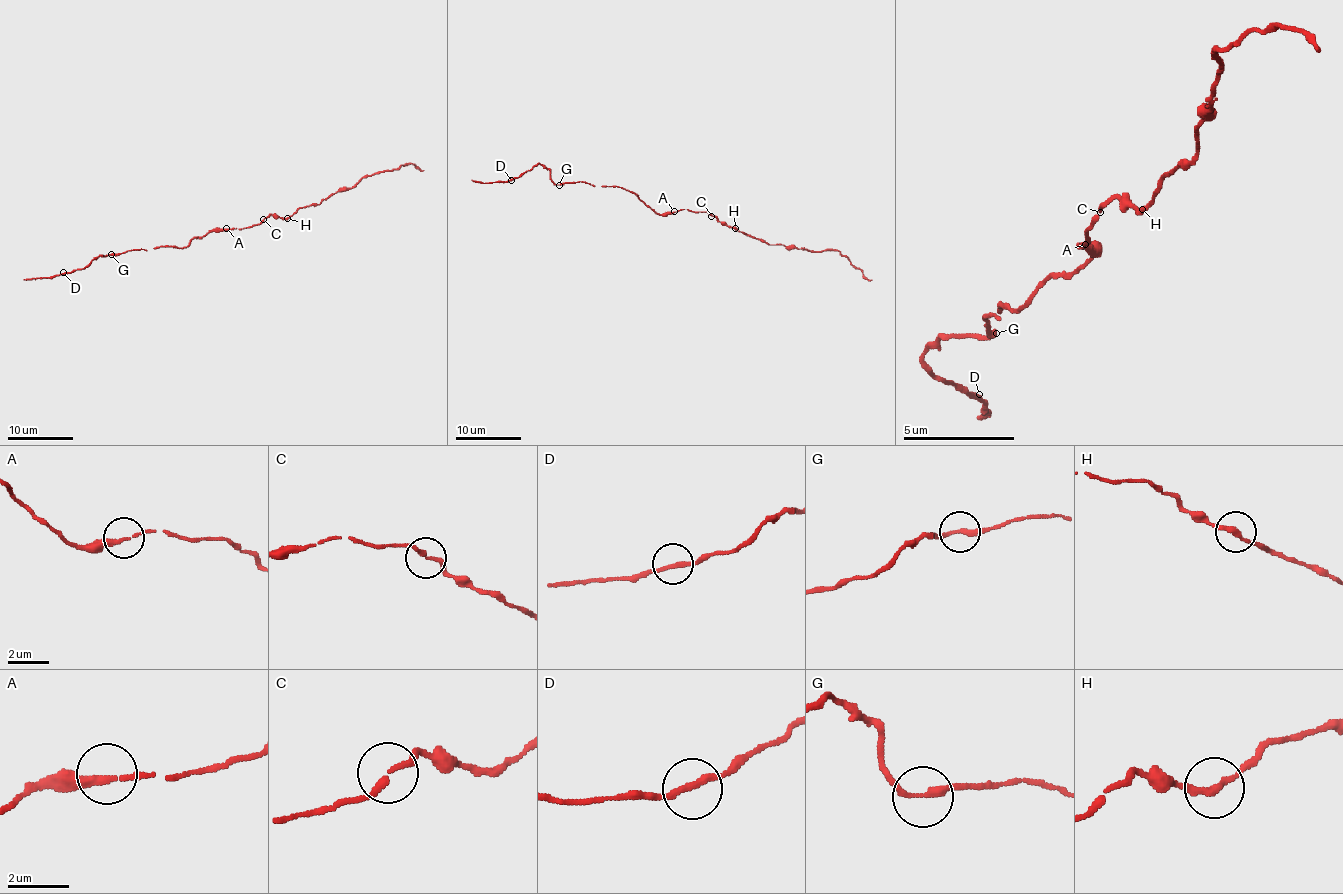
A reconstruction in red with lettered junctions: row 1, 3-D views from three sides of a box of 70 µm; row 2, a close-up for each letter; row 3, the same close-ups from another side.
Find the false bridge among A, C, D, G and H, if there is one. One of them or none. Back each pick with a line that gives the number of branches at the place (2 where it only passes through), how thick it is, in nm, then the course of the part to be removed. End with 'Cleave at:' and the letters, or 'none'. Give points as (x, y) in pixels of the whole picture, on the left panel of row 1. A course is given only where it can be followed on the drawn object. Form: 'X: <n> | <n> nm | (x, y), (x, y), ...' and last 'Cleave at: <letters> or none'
Cleave at: none

